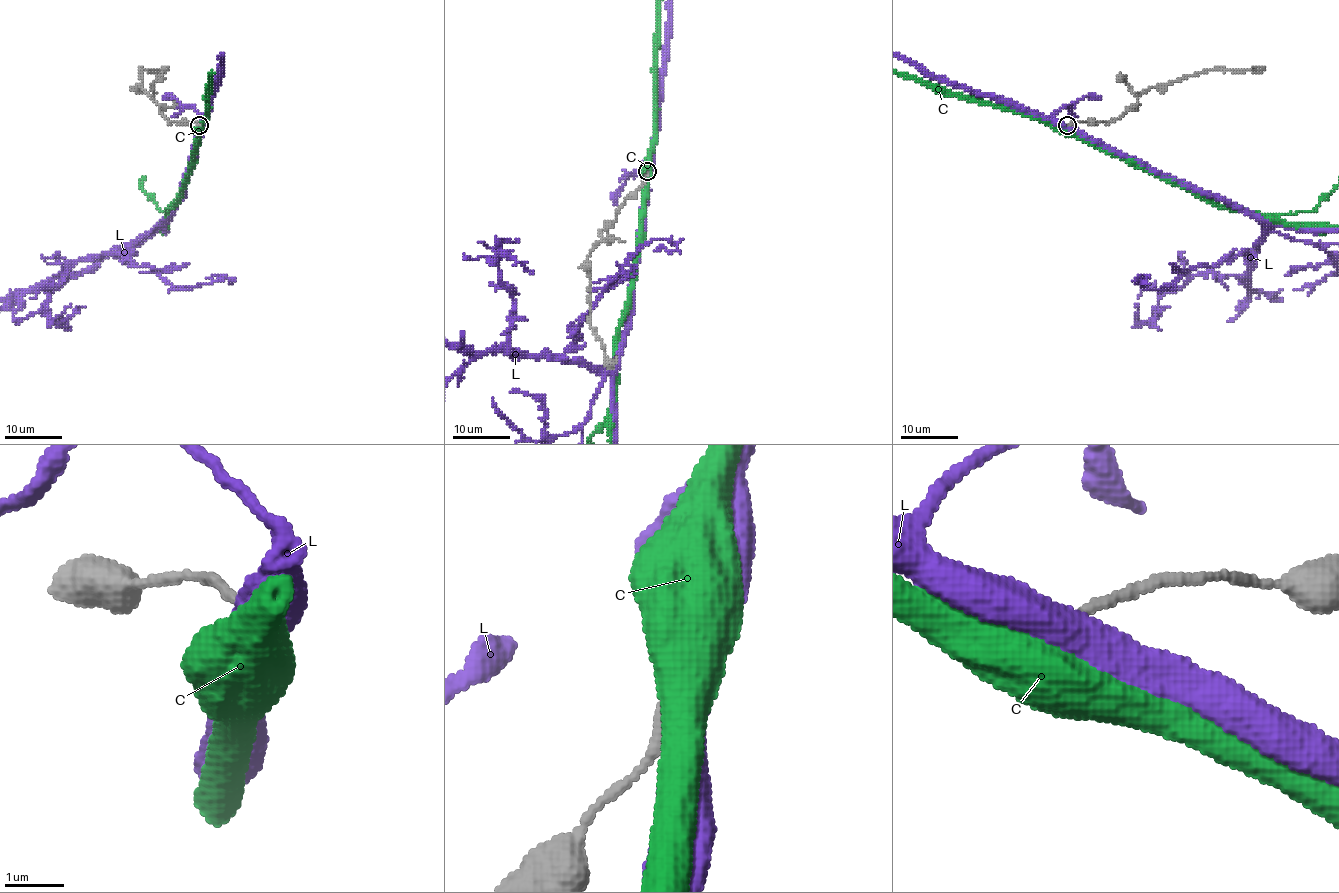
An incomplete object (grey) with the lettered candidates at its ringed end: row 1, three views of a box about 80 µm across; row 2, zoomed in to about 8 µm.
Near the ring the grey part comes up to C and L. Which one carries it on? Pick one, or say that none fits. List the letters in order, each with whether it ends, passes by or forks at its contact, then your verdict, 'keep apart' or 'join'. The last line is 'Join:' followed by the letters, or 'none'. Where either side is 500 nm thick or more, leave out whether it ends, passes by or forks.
C: join
L: keep apart
Join: C

